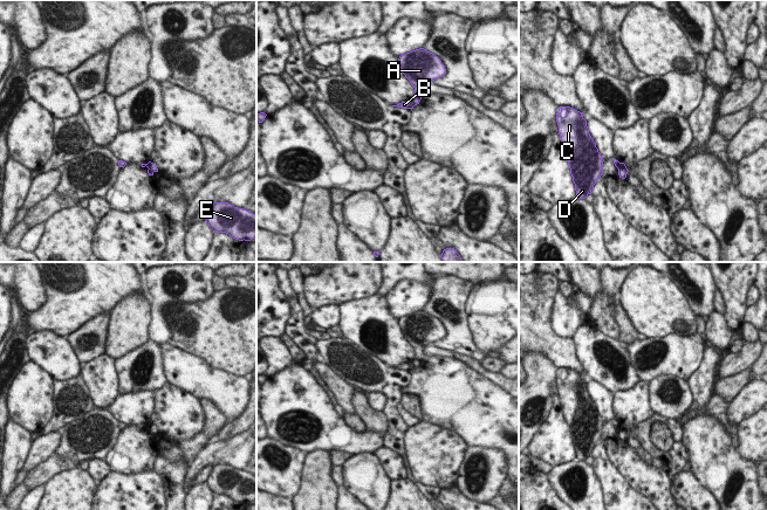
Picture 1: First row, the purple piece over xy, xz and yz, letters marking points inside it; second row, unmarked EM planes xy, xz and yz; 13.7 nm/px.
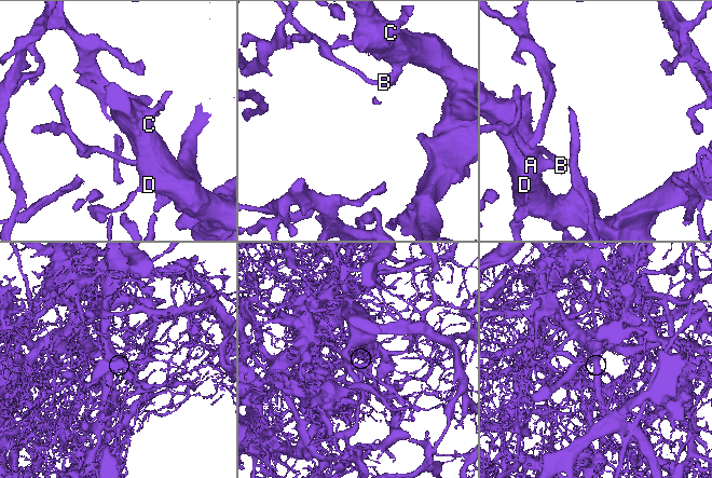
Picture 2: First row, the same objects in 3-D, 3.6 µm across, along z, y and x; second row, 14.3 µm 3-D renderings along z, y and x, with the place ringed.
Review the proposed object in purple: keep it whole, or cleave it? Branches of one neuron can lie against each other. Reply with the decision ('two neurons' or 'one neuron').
two neurons

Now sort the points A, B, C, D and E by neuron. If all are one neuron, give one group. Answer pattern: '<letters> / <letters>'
A C D E / B

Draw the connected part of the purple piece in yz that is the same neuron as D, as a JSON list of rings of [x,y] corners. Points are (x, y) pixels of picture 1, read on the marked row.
[[[562,106],[556,113],[561,147],[569,164],[578,199],[591,194],[594,185],[603,173],[604,161],[582,113],[570,106]]]

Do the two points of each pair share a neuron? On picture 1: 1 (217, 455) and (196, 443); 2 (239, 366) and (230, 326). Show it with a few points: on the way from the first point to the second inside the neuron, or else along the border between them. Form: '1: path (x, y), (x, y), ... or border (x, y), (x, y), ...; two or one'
1: border (206, 443), (191, 461); two
2: path (239, 357), (233, 336); one

